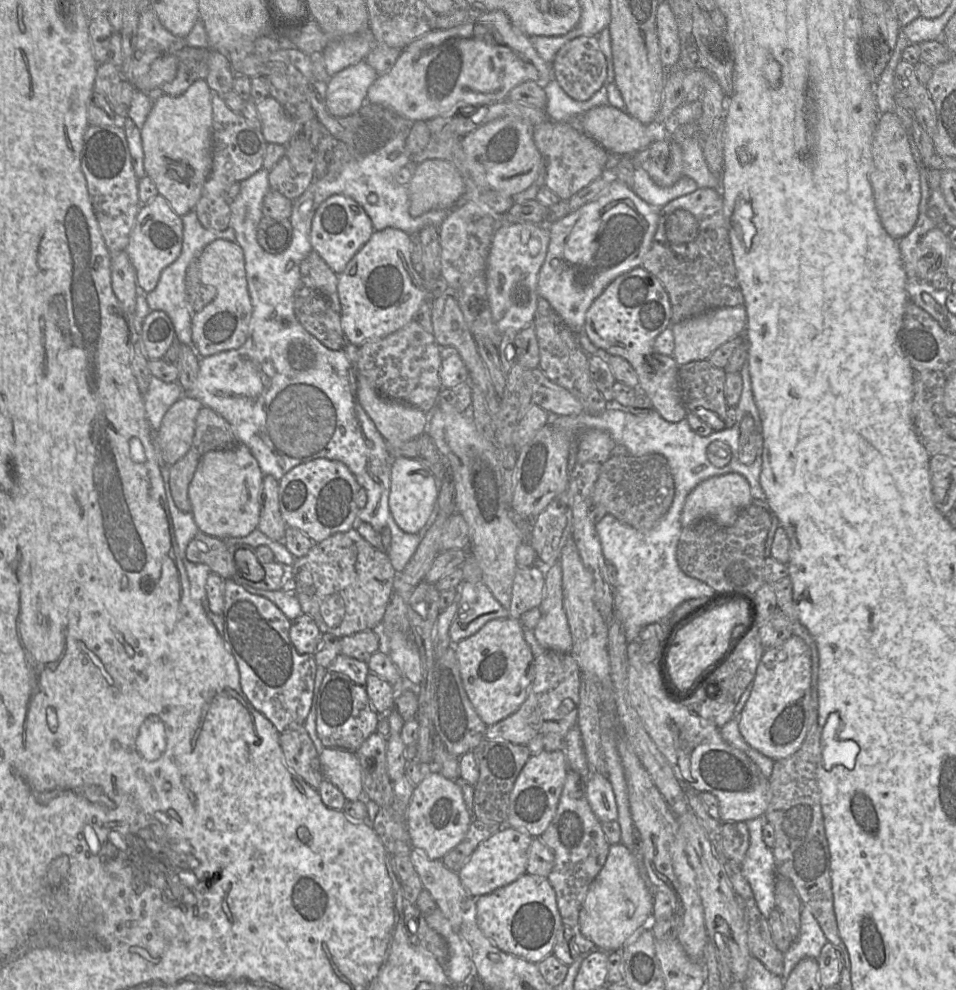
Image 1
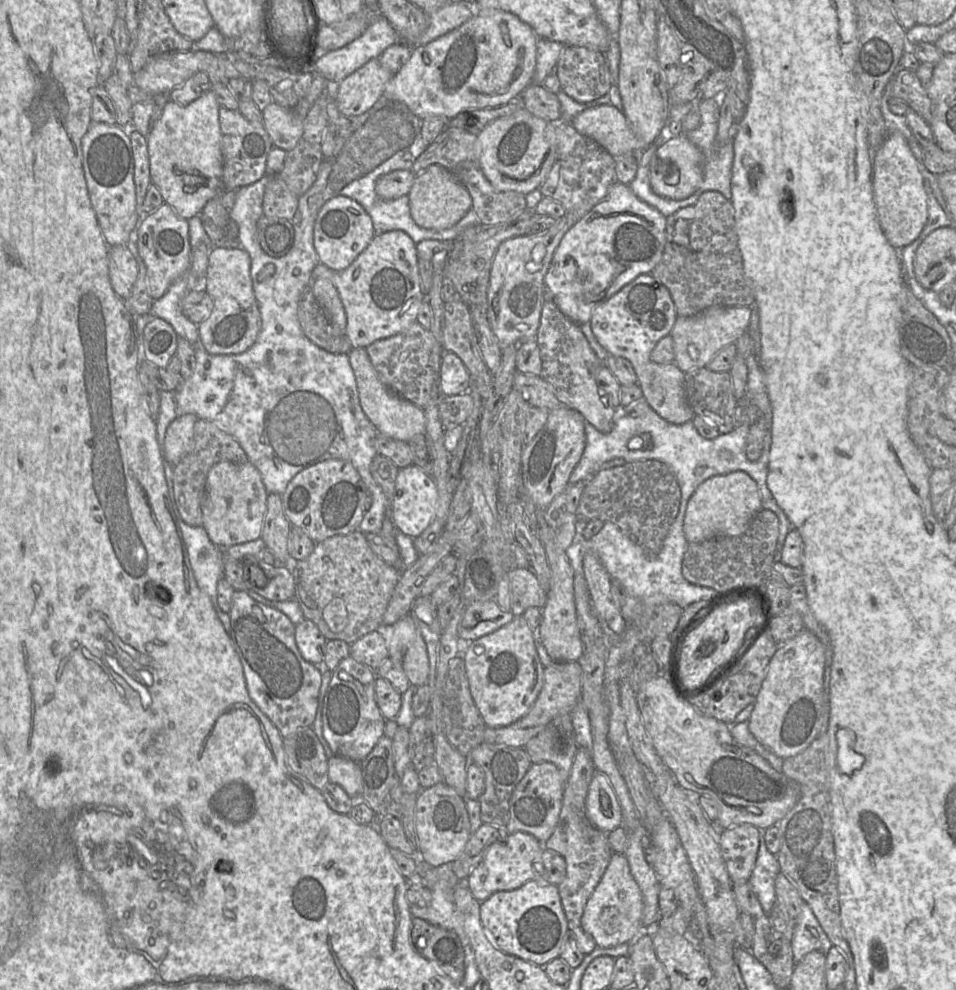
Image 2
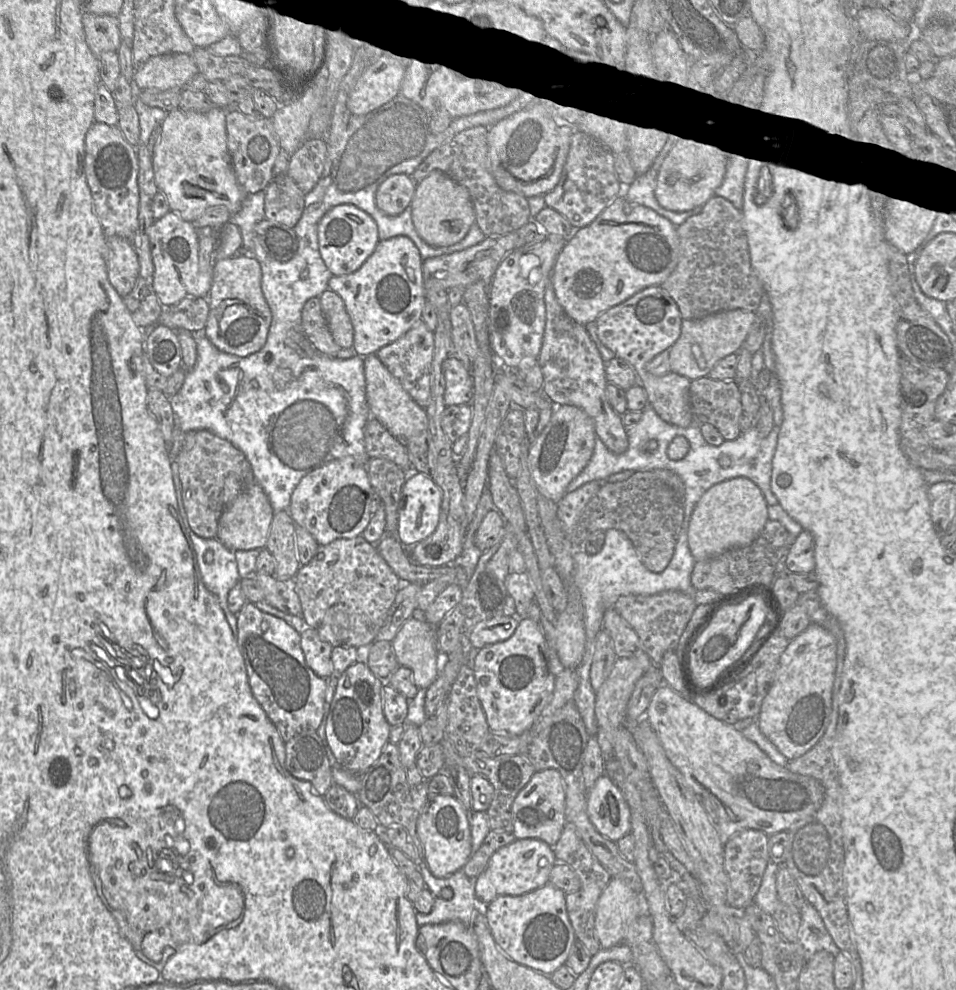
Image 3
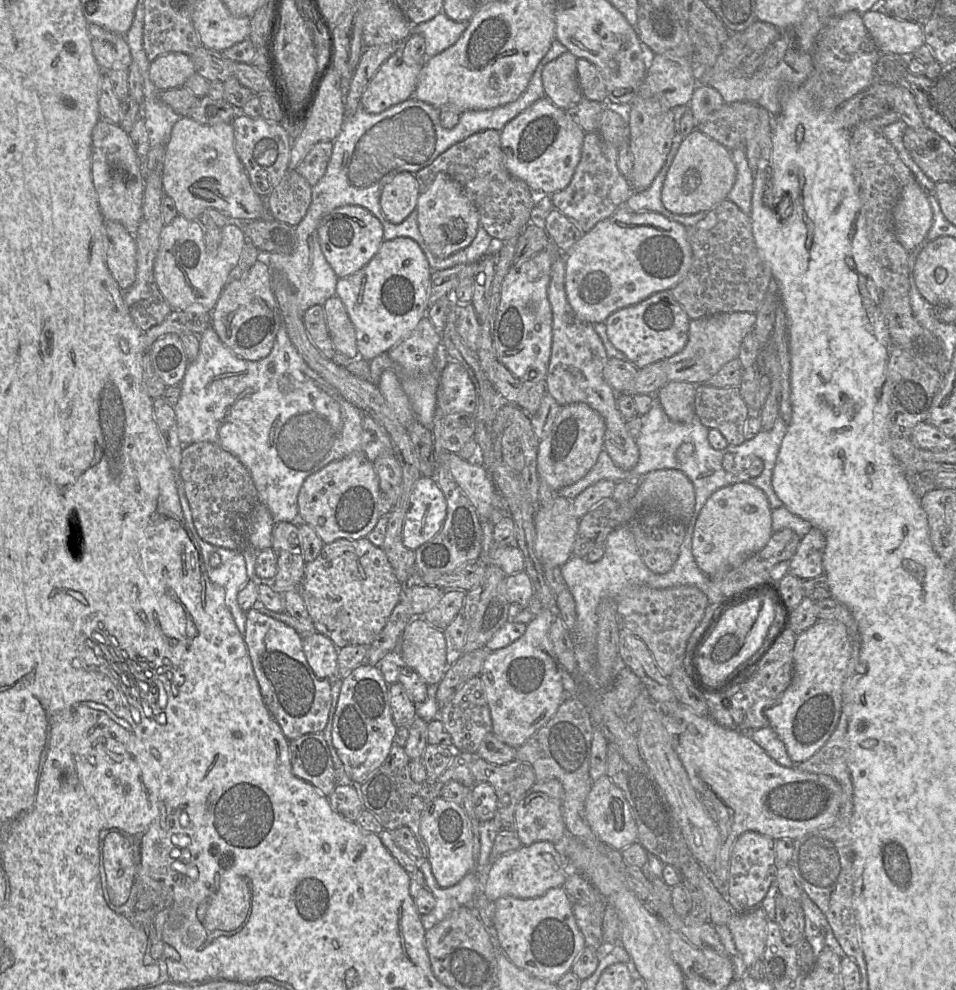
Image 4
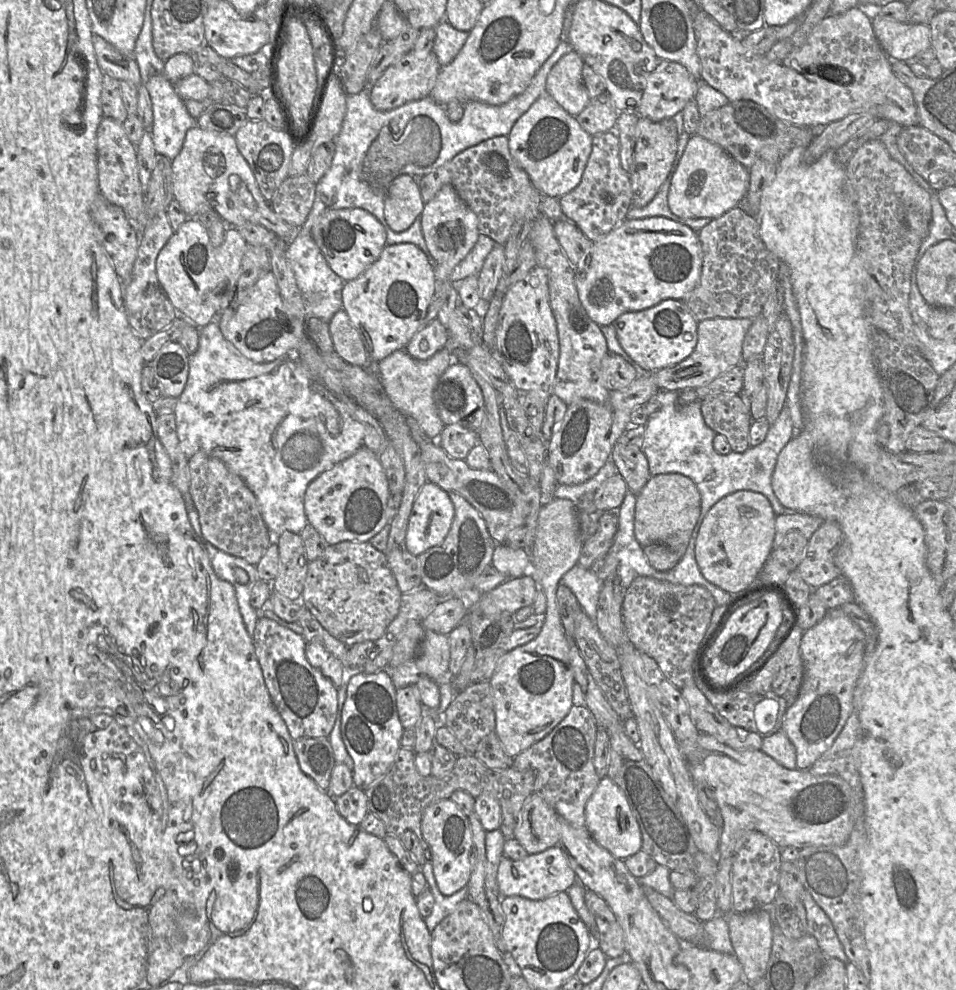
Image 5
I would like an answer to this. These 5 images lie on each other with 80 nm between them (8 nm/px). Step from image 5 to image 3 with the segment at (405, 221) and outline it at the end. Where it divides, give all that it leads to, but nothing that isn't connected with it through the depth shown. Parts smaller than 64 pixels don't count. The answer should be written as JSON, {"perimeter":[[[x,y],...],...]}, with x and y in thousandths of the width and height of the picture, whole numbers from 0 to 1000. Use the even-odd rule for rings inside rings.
{"perimeter":[[[412,176],[403,181],[394,190],[393,207],[406,218],[416,218],[430,207],[435,185],[431,178]]]}

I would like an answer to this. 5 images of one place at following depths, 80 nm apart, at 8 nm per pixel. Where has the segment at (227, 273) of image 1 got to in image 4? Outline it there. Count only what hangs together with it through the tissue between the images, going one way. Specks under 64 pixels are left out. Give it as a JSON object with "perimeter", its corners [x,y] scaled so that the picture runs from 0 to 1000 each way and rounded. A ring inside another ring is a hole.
{"perimeter":[[[269,264],[251,282],[241,282],[235,288],[223,314],[221,329],[231,344],[251,362],[270,365],[278,362],[288,346],[295,318],[285,291],[286,274]]]}

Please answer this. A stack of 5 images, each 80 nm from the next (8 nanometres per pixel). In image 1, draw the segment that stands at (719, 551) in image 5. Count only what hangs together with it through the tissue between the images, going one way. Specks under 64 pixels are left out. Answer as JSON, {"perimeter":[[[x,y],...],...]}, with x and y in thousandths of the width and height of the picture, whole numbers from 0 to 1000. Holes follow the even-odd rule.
{"perimeter":[[[772,478],[744,482],[732,488],[719,502],[712,521],[714,533],[735,525],[745,525],[754,531],[766,530],[772,518],[787,509],[788,502],[781,484]]]}

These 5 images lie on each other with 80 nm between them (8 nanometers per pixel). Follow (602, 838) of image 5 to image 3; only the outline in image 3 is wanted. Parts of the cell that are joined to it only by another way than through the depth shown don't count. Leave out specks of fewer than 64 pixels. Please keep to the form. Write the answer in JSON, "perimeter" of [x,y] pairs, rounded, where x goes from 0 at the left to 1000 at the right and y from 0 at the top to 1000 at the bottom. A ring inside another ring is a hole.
{"perimeter":[[[630,783],[615,798],[613,813],[617,830],[630,844],[644,852],[659,842],[659,816],[637,784]]]}

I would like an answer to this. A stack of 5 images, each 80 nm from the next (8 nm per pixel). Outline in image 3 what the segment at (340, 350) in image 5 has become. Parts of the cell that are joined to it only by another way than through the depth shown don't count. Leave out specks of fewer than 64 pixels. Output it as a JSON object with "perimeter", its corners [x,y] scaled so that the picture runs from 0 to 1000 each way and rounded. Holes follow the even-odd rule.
{"perimeter":[[[345,291],[336,297],[334,302],[349,344],[356,352],[367,352],[370,345],[370,332],[360,304]]]}

